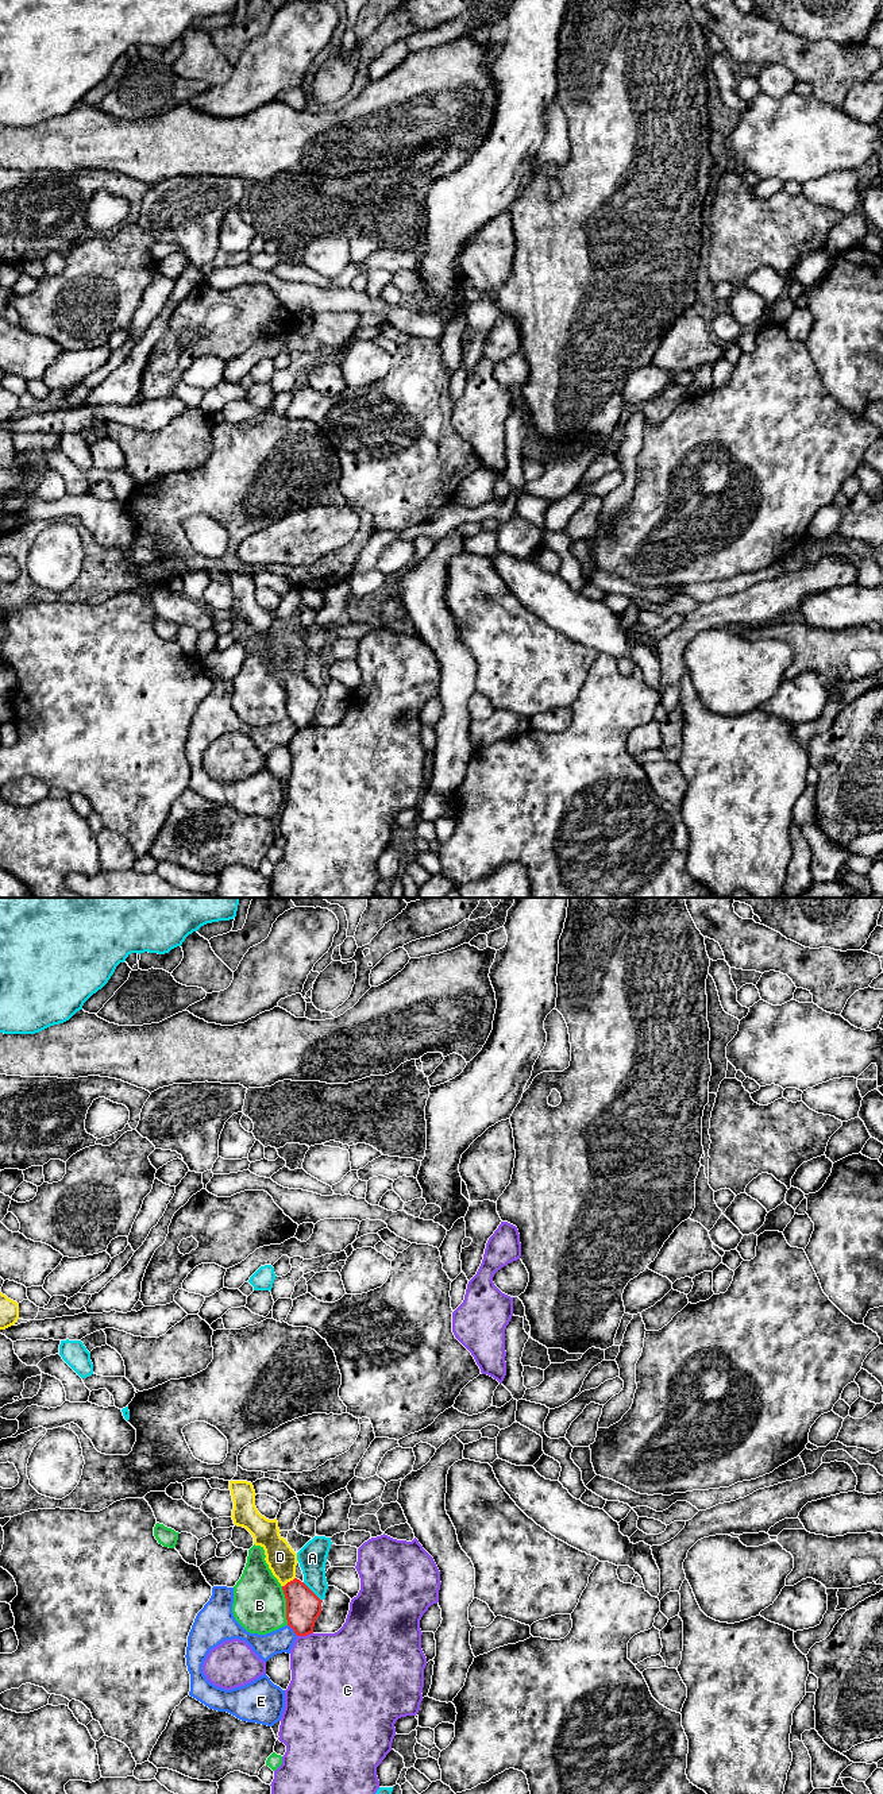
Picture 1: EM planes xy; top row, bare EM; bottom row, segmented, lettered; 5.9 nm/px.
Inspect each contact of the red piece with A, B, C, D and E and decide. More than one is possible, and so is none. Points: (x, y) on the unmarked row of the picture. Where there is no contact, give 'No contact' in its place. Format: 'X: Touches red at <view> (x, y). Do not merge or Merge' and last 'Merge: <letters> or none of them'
A: Touches red at xy (312, 685). Do not merge
B: Touches red at xy (286, 698). Do not merge
C: Touches red at xy (304, 728). Do not merge
D: Touches red at xy (288, 675). Merge
E: Touches red at xy (292, 721). Do not merge
Merge: D

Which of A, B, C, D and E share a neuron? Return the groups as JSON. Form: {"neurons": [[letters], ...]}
{"neurons": [["A"], ["B"], ["C"], ["D"], ["E"]]}

